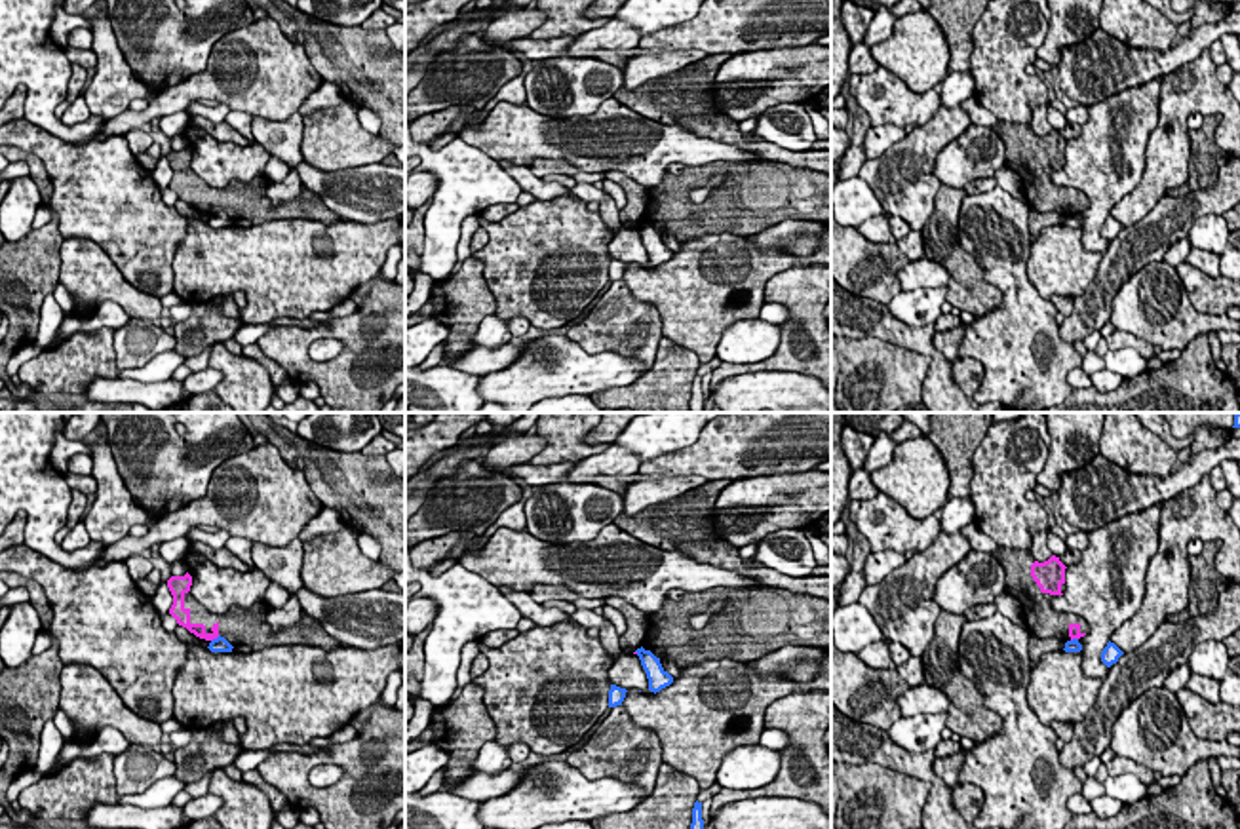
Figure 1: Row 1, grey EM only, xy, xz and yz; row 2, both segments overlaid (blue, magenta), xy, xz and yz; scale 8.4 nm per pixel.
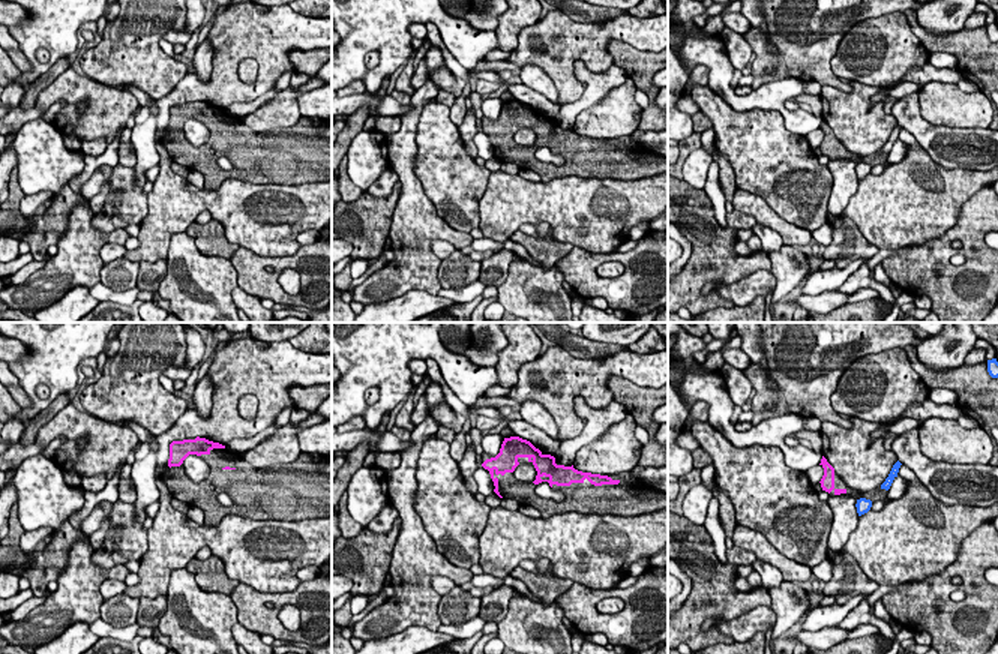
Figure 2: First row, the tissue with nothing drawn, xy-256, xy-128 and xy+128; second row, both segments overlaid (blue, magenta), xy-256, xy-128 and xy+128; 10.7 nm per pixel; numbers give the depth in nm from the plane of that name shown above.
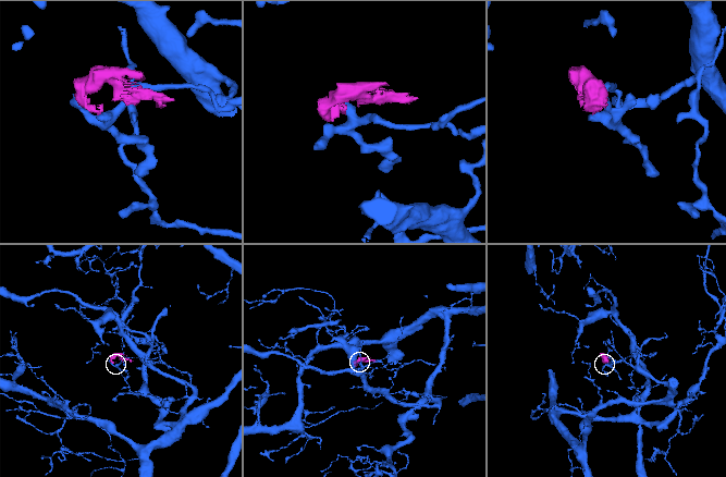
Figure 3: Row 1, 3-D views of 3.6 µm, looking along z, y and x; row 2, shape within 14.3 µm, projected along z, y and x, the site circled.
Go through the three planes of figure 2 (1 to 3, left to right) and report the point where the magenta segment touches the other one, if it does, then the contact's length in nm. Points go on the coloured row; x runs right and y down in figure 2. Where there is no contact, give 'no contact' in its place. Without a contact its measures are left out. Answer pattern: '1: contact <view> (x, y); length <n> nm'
1: no contact
2: no contact
3: no contact

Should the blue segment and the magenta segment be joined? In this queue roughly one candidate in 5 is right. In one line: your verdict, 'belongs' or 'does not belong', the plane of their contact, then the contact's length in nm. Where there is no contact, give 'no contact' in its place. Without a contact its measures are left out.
does not belong | xy | 100 nm

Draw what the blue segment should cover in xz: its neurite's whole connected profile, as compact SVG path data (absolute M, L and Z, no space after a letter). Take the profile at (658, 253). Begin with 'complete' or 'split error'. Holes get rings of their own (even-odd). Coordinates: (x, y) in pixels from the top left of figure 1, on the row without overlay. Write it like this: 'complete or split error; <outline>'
complete; M643 221L635 226L647 247L650 266L656 268L673 257L673 251L662 241L660 232L656 232L650 224L645 224Z

